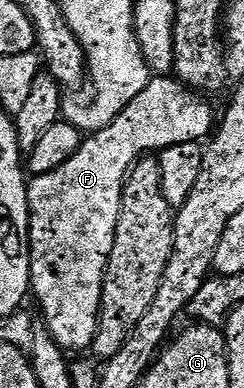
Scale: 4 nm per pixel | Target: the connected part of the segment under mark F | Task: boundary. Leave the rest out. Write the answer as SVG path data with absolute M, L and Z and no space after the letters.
M153 76L148 86L105 129L85 136L77 153L66 163L62 163L58 171L31 178L28 186L28 240L32 243L30 293L33 298L36 296L36 301L40 304L39 316L61 349L91 350L98 327L104 272L108 266L108 256L114 247L120 200L128 170L141 157L153 151L174 147L178 143L203 142L214 129L212 109L203 99L205 100L197 90L189 89L176 80L175 76Z

